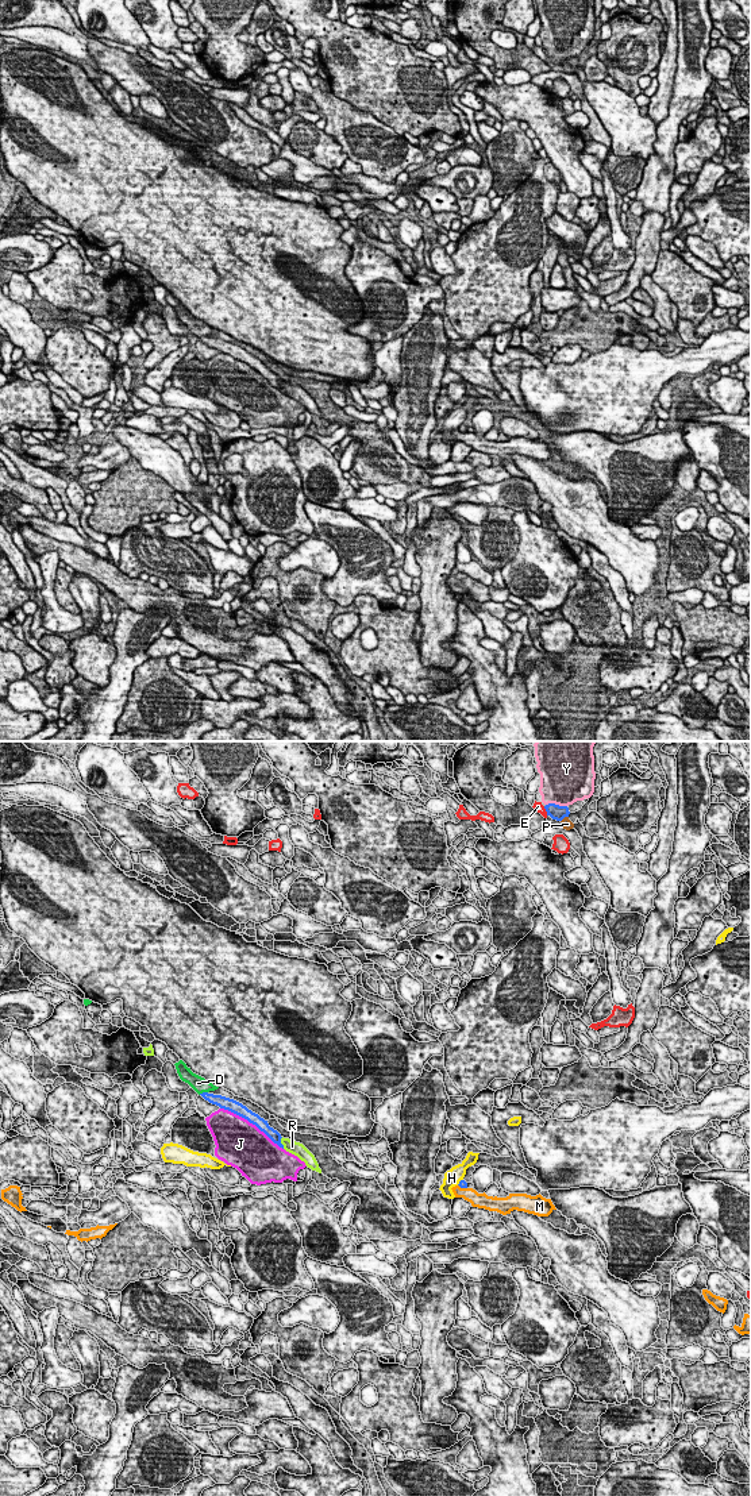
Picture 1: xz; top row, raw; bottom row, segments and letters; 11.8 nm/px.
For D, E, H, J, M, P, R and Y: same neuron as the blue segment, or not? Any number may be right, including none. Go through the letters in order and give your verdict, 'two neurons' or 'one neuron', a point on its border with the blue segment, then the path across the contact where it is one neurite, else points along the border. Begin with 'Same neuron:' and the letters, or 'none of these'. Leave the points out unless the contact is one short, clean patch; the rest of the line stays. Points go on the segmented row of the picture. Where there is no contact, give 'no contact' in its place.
Same neuron: D, Y
D: one neuron | xz (203, 1092) | across xz (219, 1101), (203, 1092), (197, 1083)
E: two neurons | xz (546, 810)
H: two neurons | xz (459, 1182)
J: two neurons | xz (251, 1122)
M: two neurons | xz (462, 1187)
P: two neurons | xz (563, 817) | along xz (567, 816), (561, 821)
R: two neurons | xz (280, 1142)
Y: one neuron | xz (557, 805) | across xz (555, 812), (557, 805), (562, 785)

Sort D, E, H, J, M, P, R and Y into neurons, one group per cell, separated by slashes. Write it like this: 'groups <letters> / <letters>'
groups D Y / E / H / J / M / P / R

